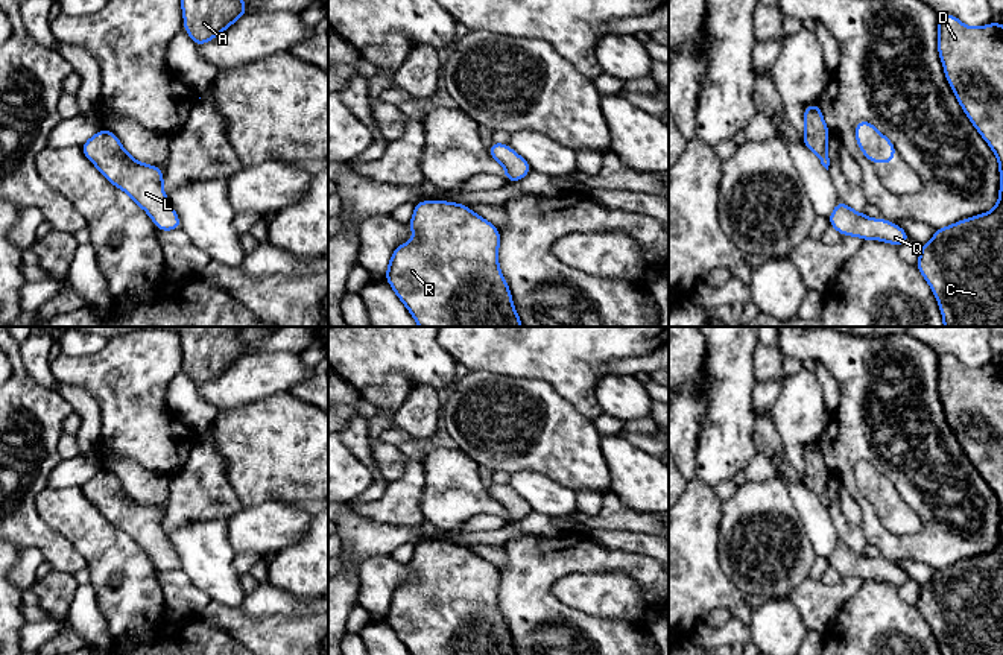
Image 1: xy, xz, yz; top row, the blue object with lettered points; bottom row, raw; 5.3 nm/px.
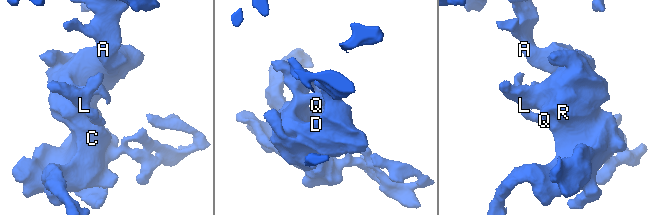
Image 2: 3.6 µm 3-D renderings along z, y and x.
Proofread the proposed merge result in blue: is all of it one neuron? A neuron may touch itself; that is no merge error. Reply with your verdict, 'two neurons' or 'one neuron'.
one neuron

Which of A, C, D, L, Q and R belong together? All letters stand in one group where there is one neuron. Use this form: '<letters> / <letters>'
A C D L Q R

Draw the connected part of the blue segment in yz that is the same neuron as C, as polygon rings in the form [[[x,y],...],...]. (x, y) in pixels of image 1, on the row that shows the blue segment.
[[[939,14],[938,29],[947,81],[998,160],[1000,196],[992,211],[935,229],[933,239],[921,245],[916,267],[939,302],[944,327],[1003,327],[1003,24],[970,27],[951,14]]]

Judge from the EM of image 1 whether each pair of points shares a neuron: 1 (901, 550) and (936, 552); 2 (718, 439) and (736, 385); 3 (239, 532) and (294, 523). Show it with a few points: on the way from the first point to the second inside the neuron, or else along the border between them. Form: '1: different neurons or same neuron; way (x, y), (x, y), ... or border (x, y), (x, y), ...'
1: same neuron; way (911, 550), (927, 550)
2: same neuron; way (728, 426), (728, 398)
3: same neuron; way (253, 529), (280, 525)

